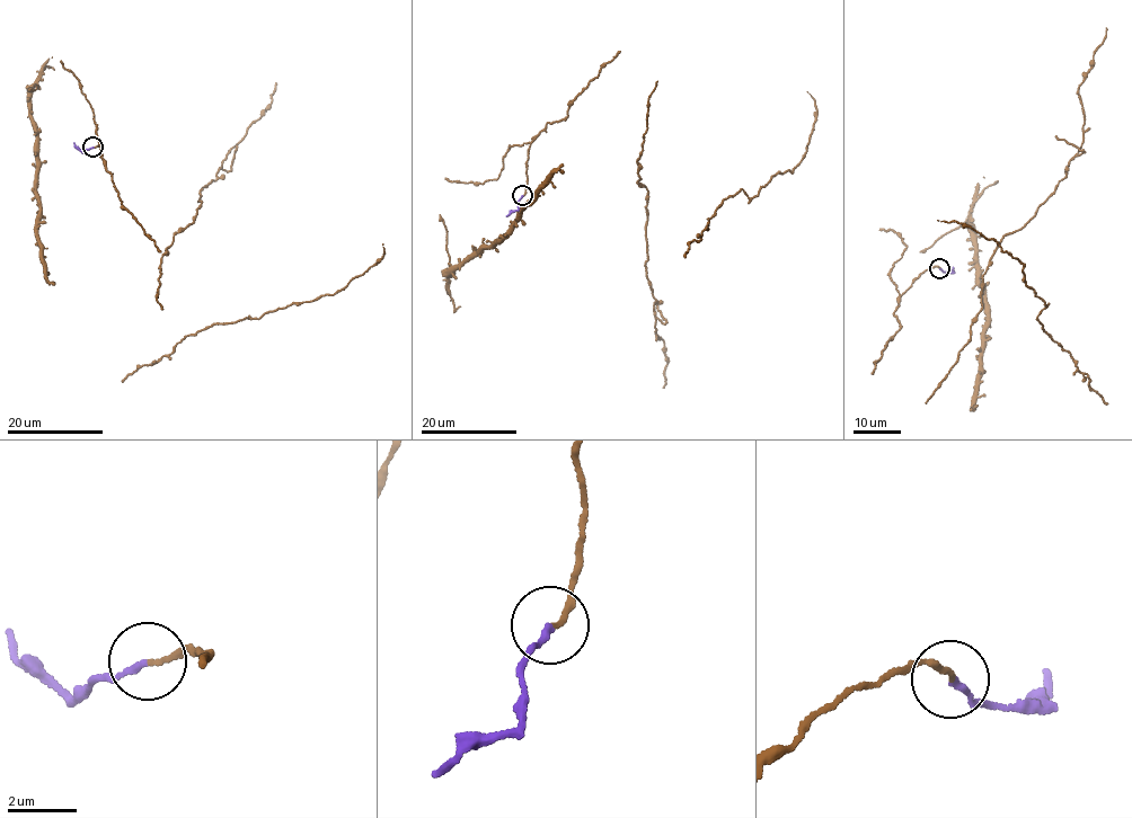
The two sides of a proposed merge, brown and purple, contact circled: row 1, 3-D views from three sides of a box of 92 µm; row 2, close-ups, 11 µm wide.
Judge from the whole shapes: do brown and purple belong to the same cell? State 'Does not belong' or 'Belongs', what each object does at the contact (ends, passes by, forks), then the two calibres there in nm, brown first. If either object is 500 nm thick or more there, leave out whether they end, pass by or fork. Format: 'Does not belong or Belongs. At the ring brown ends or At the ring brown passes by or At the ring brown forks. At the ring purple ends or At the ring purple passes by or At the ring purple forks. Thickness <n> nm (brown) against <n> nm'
Belongs. At the ring brown ends. At the ring purple ends. Thickness 140 nm (brown) against 180 nm

